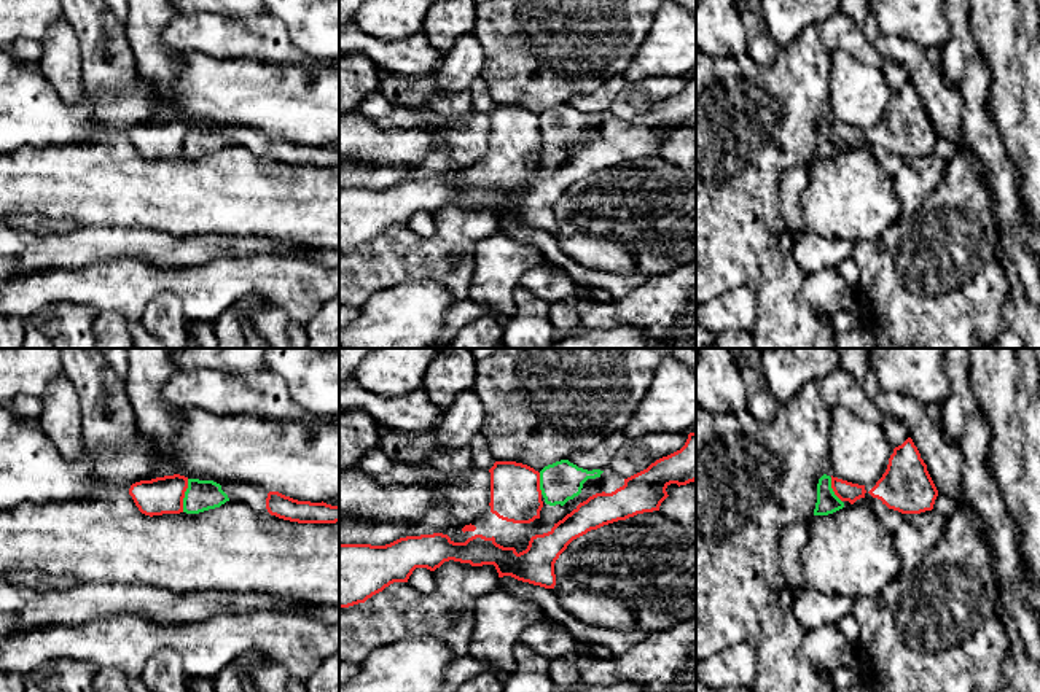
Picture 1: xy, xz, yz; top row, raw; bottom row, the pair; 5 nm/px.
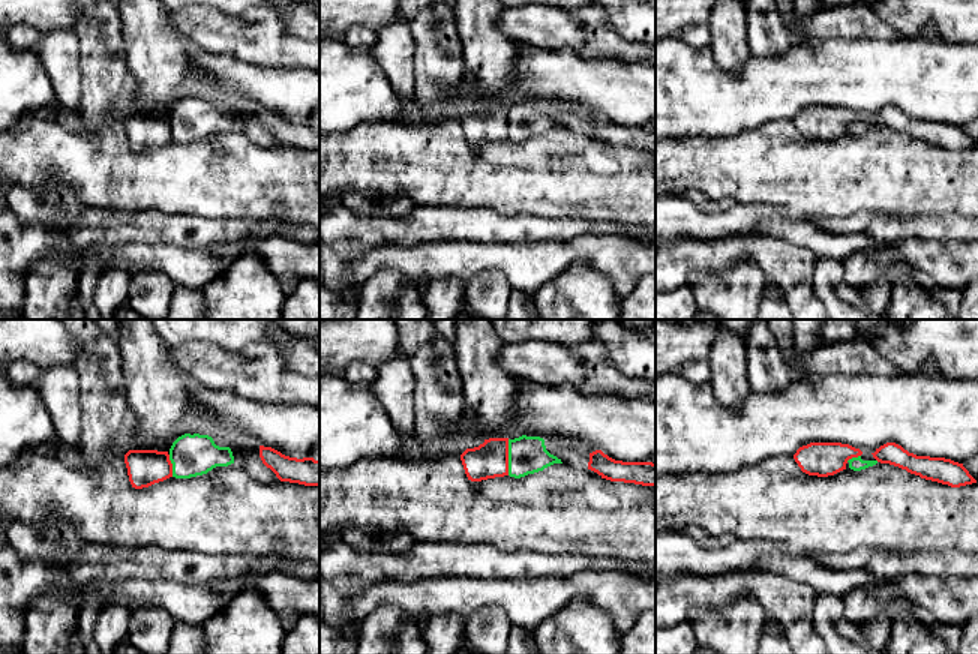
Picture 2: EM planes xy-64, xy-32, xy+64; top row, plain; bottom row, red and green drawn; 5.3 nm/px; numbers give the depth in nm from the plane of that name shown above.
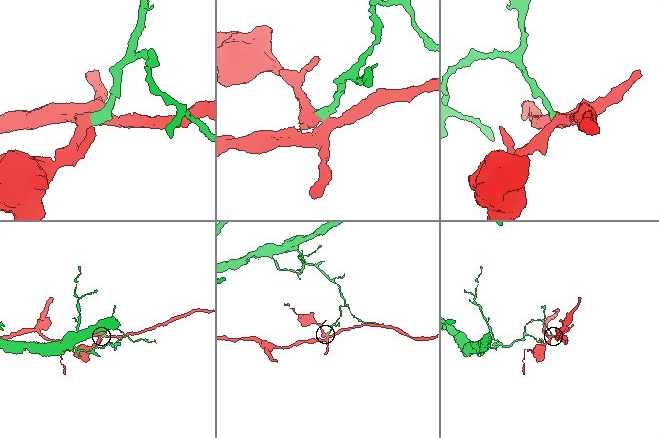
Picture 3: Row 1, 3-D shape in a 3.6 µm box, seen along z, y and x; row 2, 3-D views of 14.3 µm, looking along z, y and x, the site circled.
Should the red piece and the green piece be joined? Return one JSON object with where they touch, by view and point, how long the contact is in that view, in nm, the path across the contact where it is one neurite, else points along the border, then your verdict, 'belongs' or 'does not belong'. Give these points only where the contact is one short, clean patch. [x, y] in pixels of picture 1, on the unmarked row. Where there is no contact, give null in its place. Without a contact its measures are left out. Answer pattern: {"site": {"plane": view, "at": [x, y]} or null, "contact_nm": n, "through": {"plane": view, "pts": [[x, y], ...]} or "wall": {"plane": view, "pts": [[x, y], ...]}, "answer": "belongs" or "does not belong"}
{"site": {"plane": "xy", "at": [183, 139]}, "contact_nm": 170, "wall": {"plane": "xy", "pts": [[188, 123], [182, 155]]}, "answer": "does not belong"}

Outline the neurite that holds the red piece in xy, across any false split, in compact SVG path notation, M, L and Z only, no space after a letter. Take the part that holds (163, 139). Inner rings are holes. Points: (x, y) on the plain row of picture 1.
M174 118L135 126L131 129L129 138L142 157L153 161L183 156L186 132L188 121Z

